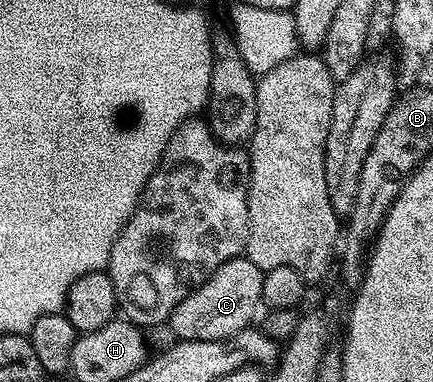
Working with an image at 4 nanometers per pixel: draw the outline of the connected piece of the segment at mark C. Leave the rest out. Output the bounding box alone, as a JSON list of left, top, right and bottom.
[167,255,264,341]

